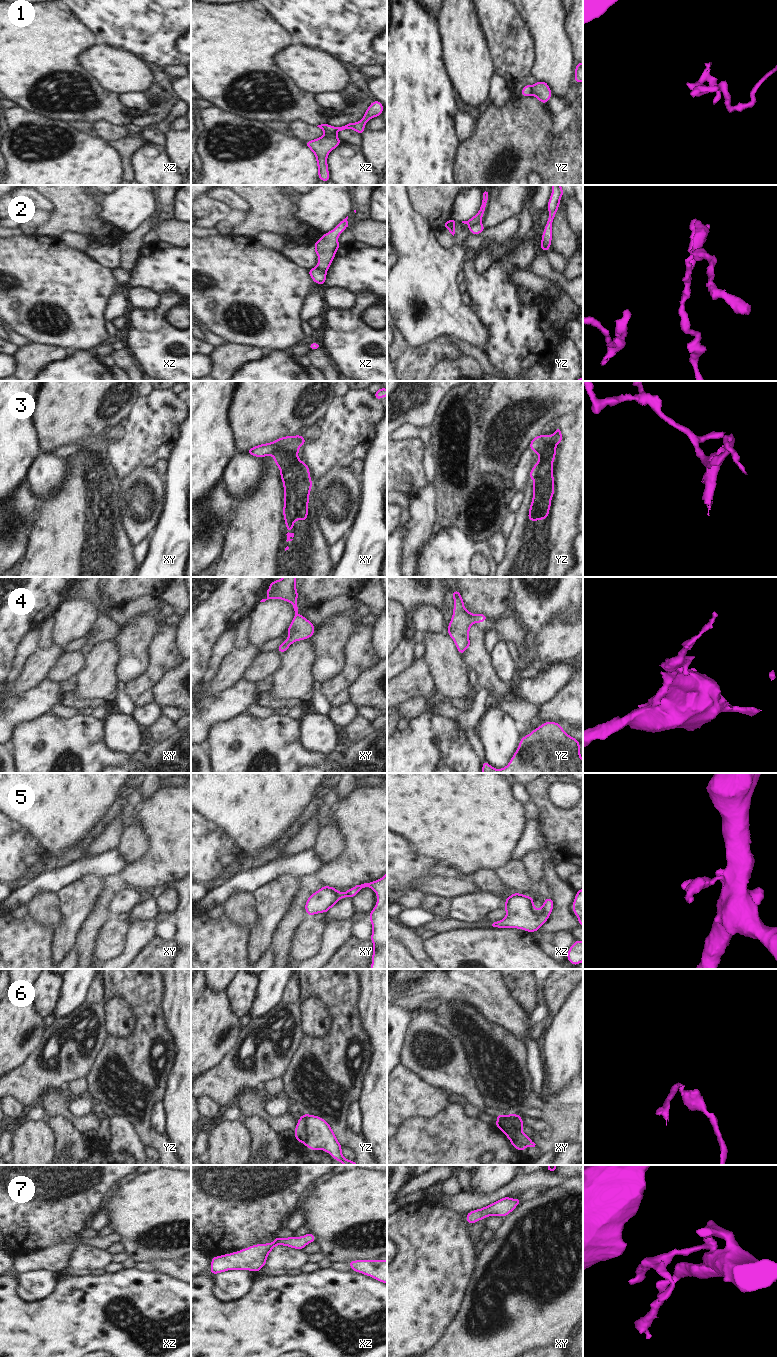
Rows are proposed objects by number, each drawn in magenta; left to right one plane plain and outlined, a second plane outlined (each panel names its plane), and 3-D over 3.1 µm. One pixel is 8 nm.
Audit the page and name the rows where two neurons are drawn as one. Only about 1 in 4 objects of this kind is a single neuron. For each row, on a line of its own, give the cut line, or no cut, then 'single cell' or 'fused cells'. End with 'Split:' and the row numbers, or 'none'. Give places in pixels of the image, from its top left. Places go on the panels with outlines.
1: yz (532, 86), (530, 94) | fused cells
2: yz (479, 222), (469, 227) | fused cells
3: yz (543, 435), (543, 441), (537, 452) | fused cells
4: no cut | single cell
5: no cut | single cell
6: yz (306, 1113), (307, 1139), (304, 1143) | fused cells
7: no cut | single cell
Split: 1, 2, 3, 6

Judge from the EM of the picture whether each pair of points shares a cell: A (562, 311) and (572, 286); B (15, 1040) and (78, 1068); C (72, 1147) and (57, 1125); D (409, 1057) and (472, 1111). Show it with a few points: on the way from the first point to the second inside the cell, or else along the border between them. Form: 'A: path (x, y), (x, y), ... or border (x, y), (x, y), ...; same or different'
A: border (562, 288), (572, 298); different
B: border (45, 1030), (38, 1045), (19, 1066); different
C: path (69, 1142), (62, 1130); same
D: border (464, 1100), (475, 1104), (481, 1110); different

